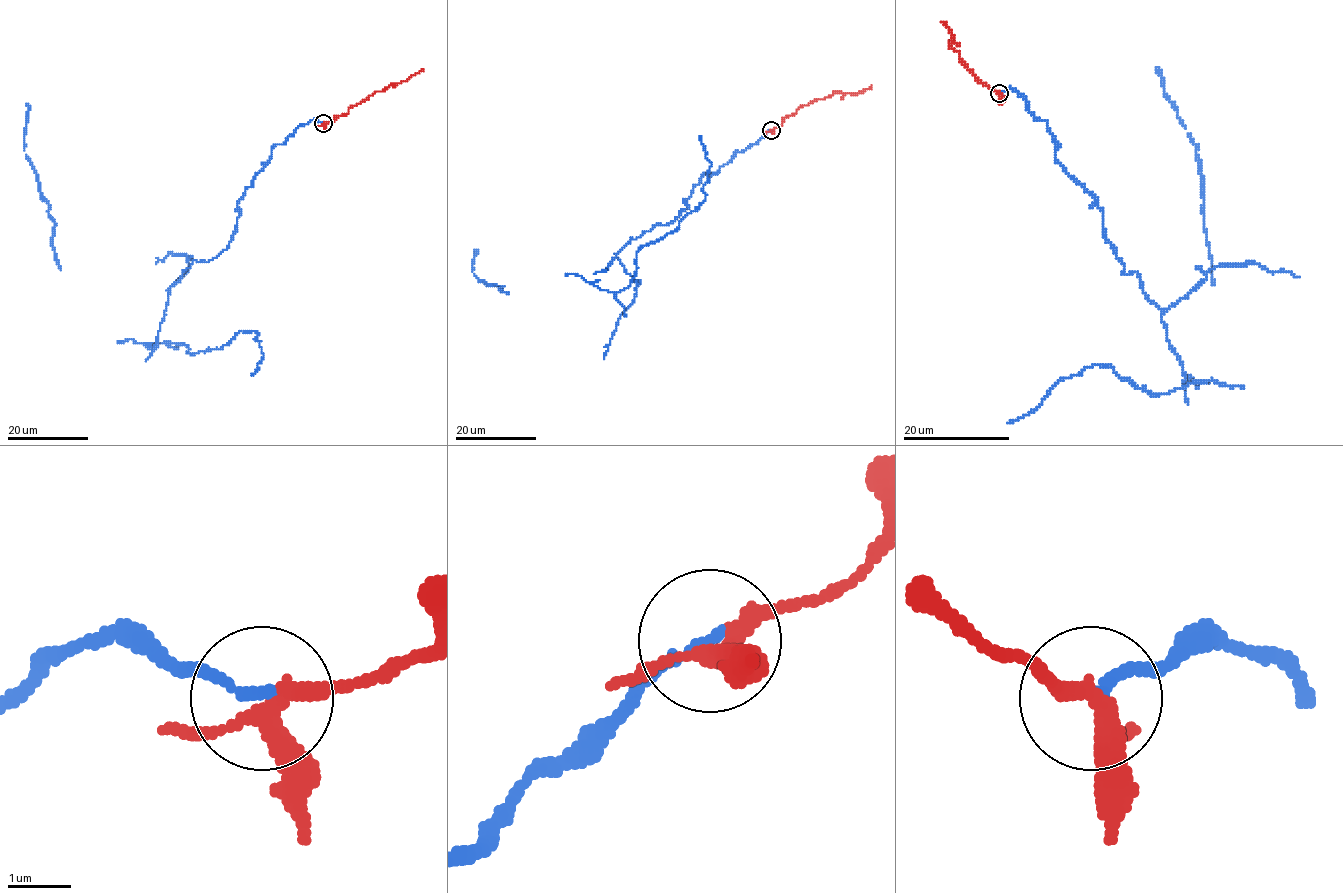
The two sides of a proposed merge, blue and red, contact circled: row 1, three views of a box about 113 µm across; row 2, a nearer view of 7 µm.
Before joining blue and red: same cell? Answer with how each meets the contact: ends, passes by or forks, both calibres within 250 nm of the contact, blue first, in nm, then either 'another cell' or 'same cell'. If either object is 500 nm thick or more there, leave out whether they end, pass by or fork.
blue ends; red forks; calibres 170 and 260 nm; another cell

